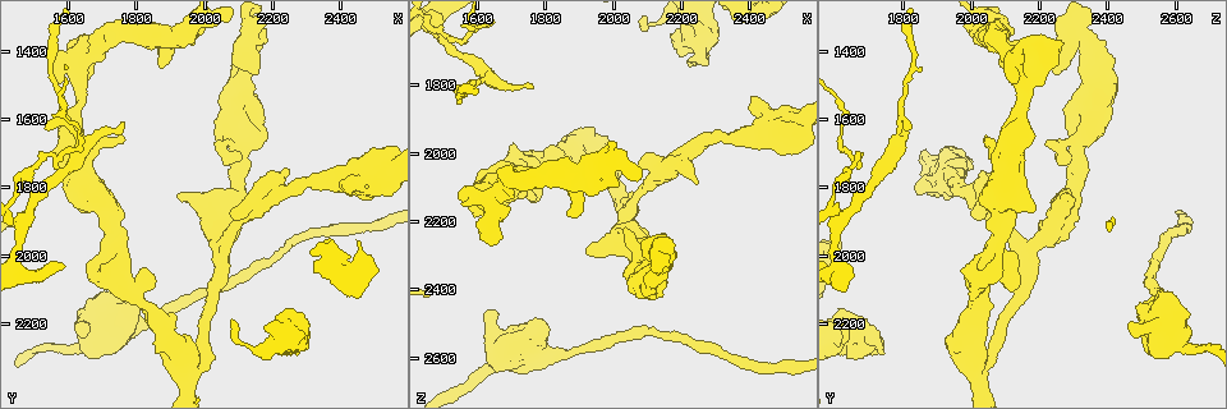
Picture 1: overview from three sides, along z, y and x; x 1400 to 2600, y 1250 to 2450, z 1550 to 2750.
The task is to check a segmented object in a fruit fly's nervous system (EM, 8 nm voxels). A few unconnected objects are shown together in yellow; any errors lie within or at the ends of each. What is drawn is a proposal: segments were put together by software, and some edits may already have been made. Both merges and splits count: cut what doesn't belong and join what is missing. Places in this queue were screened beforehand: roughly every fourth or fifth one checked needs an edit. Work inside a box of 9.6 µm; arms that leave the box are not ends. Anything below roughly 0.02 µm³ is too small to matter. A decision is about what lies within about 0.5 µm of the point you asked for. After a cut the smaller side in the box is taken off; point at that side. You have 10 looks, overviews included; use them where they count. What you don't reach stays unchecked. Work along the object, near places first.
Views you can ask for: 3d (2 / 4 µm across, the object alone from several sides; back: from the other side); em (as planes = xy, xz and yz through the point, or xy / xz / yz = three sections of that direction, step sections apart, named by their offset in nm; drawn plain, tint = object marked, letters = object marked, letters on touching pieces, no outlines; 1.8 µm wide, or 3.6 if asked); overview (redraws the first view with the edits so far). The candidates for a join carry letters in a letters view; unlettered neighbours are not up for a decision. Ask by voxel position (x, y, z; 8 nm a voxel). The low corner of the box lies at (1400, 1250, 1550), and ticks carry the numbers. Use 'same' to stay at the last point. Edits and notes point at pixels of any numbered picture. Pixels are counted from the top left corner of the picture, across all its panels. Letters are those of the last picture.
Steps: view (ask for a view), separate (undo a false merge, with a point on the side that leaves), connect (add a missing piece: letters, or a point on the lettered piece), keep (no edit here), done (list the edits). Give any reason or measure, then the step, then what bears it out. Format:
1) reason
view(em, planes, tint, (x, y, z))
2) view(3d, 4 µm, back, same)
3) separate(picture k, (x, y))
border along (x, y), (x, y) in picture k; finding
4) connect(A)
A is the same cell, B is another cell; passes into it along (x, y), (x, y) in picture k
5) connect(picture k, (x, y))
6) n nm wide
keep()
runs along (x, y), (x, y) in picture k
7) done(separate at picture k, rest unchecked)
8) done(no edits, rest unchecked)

three arms meet
view(3d, 2 µm, (1490, 1750, 1630))

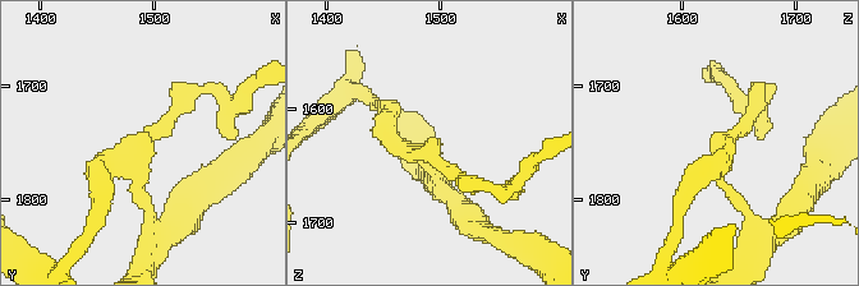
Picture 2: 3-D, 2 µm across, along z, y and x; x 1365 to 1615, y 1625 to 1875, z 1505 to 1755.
3 arms; now the EM
view(em, yz, step 4, tint, (1488, 1752, 1634))

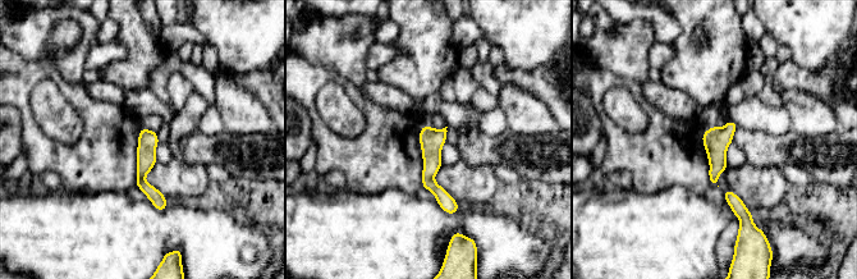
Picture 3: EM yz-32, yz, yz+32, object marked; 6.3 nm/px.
view(em, planes, letters, same)

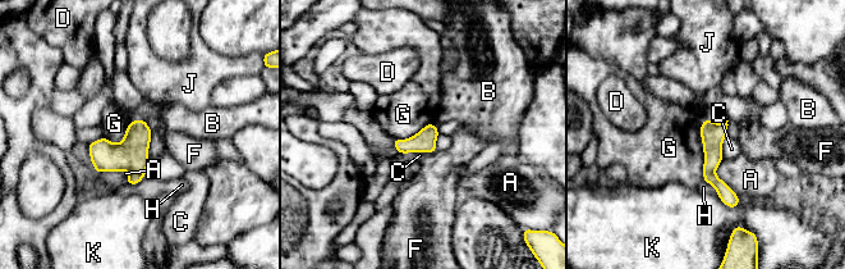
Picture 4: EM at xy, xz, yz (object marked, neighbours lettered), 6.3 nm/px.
140 nm wide
separate(picture 4, (133, 178))
A, B, C, D, F, G, H, J and K are other cells; border along (131, 172), (139, 173), (143, 177) in picture 4; two cells meet here

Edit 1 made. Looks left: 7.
see it whole again
view(overview)

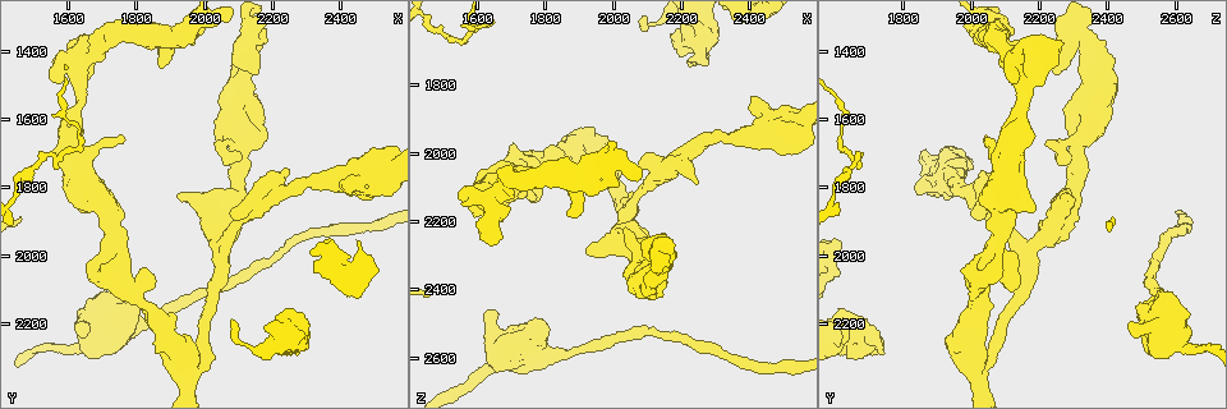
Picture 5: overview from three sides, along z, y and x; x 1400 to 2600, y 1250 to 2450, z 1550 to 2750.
thick end
view(em, 3.6 µm, planes, plain, (1750, 2110, 2560))

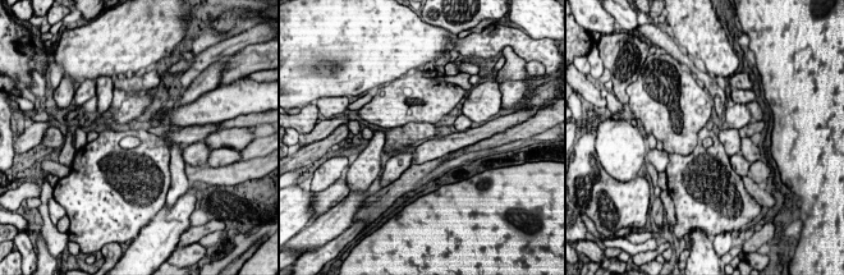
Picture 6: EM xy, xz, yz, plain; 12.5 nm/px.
with the object marked
view(em, 3.6 µm, planes, tint, same)

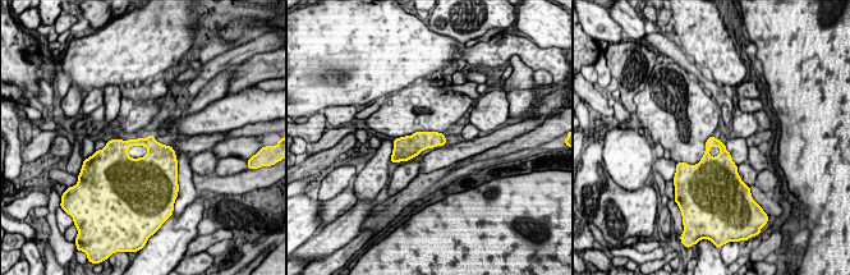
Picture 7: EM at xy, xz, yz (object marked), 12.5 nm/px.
see the neighbours
view(em, 3.6 µm, planes, letters, same)

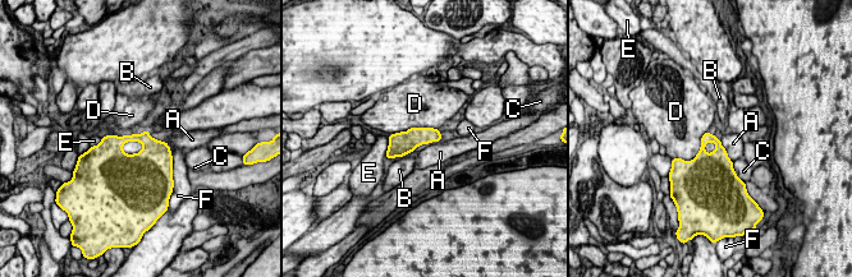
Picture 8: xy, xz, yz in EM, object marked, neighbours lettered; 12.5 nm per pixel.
keep()
A, B, C, D, E and F are other cells; border along (708, 130), (692, 158), (672, 158) in picture 8; none of them fits

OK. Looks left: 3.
closes a loop
view(em, 3.6 µm, yz, step 16, letters, (2400, 1770, 1960))

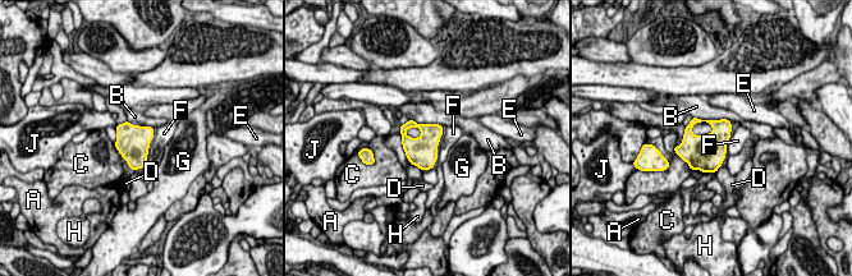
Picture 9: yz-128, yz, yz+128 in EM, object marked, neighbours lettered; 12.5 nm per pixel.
360 nm wide
keep()
A, B, C, D, E, F, G, H and J are other cells; border along (150, 146), (145, 164) in picture 9; one cell here

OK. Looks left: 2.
stops while still wide
view(em, yz, step 4, plain, (2210, 2260, 1710))

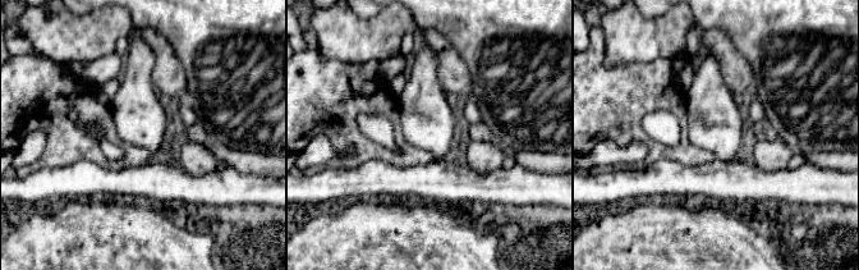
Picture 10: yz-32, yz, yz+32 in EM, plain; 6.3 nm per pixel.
view(em, yz, step 4, letters, same)

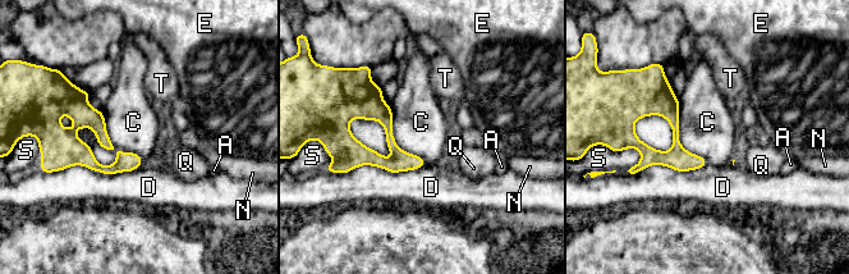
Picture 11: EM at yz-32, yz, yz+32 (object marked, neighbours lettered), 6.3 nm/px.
keep()
A, C, D, E, N, Q, S and T are other cells; runs along (370, 86), (391, 146), (421, 163) in picture 11; none of them fits

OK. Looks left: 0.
done(separate at picture 4, rest unchecked)

